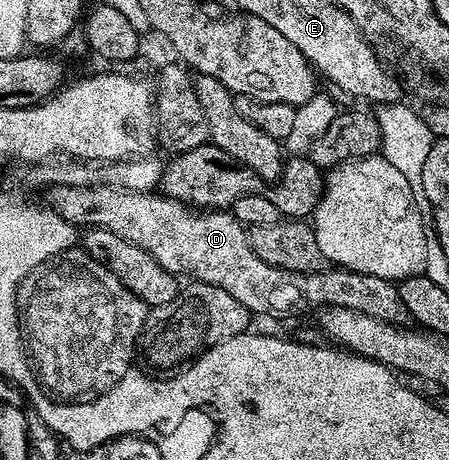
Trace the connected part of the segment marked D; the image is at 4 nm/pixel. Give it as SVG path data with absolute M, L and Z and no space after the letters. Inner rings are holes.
M114 184L107 185L51 185L48 190L50 193L48 206L65 222L72 222L79 228L105 228L108 232L120 236L125 242L144 248L144 252L154 257L170 274L175 276L187 274L187 279L224 288L228 296L236 296L236 300L240 300L246 310L254 316L270 314L273 310L278 314L302 314L305 310L318 312L325 307L335 306L364 316L372 316L372 320L391 322L394 326L407 325L408 315L398 295L398 287L387 278L368 276L364 272L341 268L323 268L307 274L276 268L260 260L260 256L252 252L247 227L237 222L233 213L188 206L184 202L177 202L174 198L167 198L161 192L138 193L121 189Z

